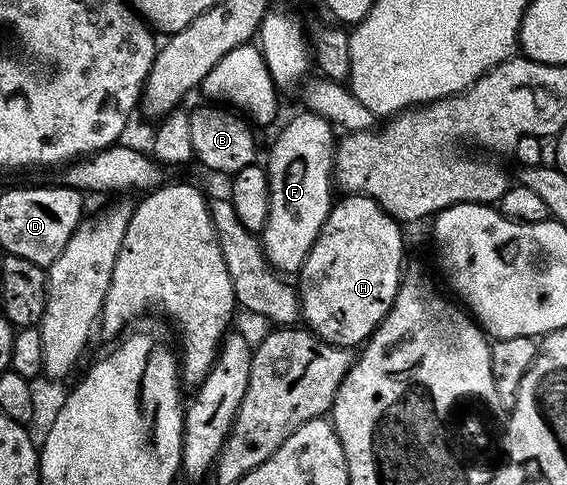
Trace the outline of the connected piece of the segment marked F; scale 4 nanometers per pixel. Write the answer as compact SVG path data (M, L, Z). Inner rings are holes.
M296 114L280 130L268 150L270 212L262 231L262 245L268 263L285 275L295 275L302 268L326 216L332 211L337 131L320 115Z

